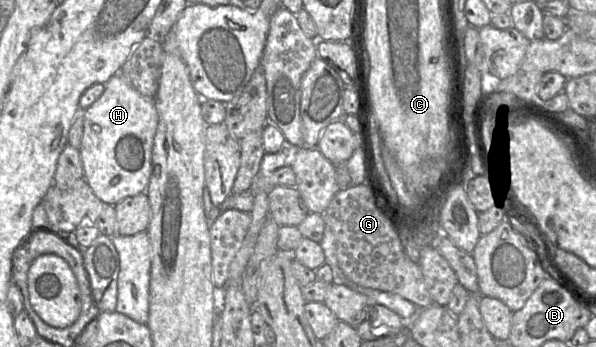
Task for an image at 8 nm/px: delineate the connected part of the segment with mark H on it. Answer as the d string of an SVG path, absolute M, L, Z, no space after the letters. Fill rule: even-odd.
M121 74L112 76L105 90L87 110L83 111L84 135L80 147L84 178L94 194L105 204L116 205L129 196L145 193L151 175L154 136L158 126L158 112L153 98L141 95Z

